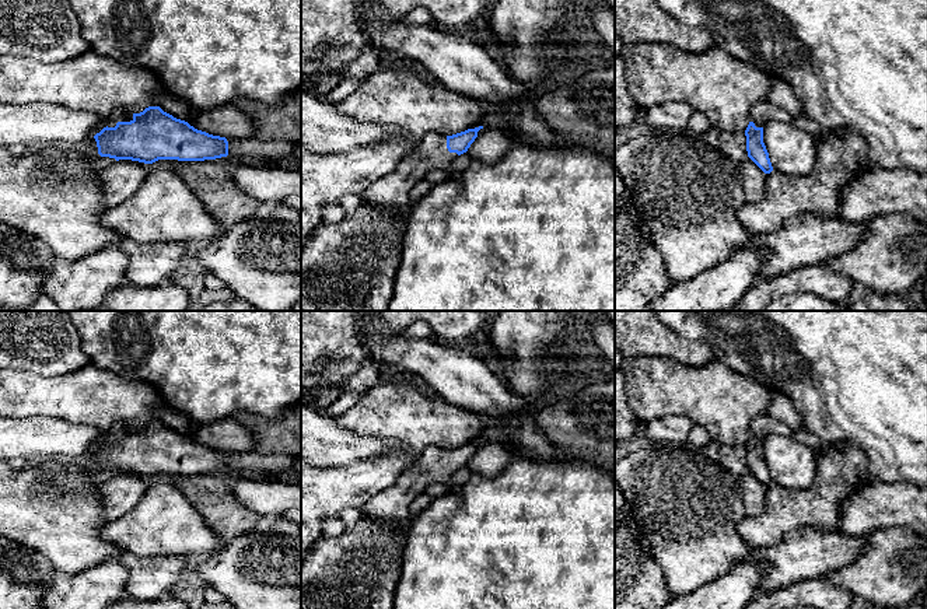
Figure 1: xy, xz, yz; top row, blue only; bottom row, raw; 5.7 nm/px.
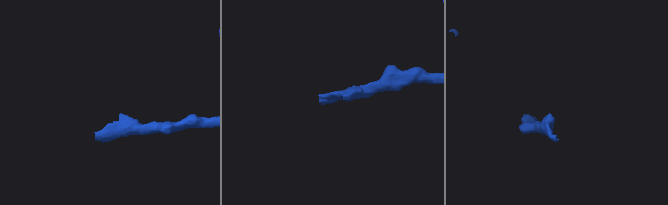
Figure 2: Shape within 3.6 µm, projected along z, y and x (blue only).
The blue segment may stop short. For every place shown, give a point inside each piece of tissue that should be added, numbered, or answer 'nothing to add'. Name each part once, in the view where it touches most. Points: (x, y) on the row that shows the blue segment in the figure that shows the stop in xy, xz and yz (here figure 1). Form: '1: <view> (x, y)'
1: xy (119, 115)

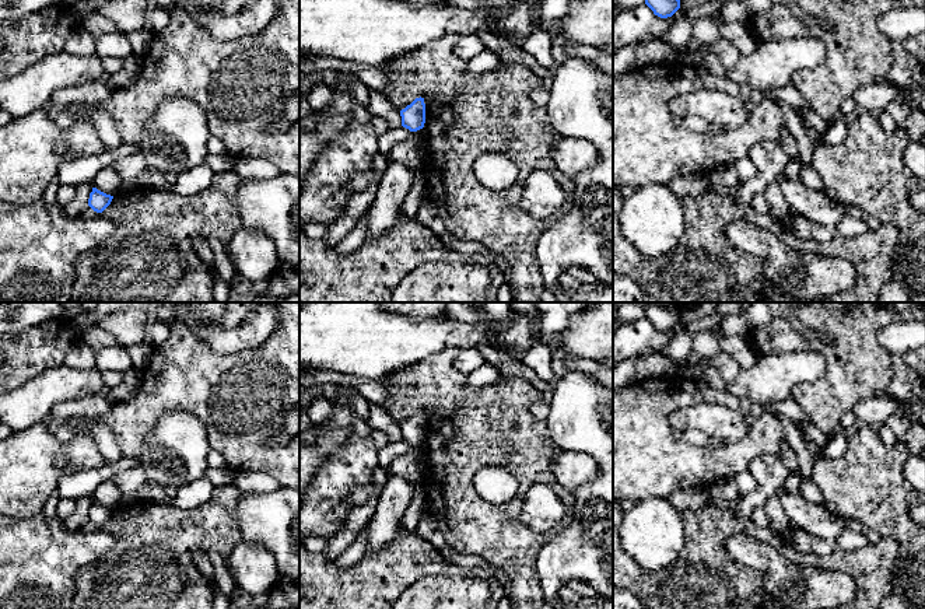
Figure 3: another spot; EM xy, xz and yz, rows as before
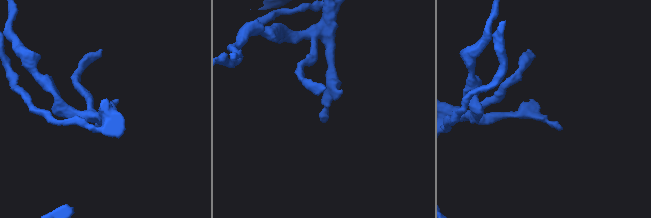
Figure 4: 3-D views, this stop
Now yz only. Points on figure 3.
nothing to add

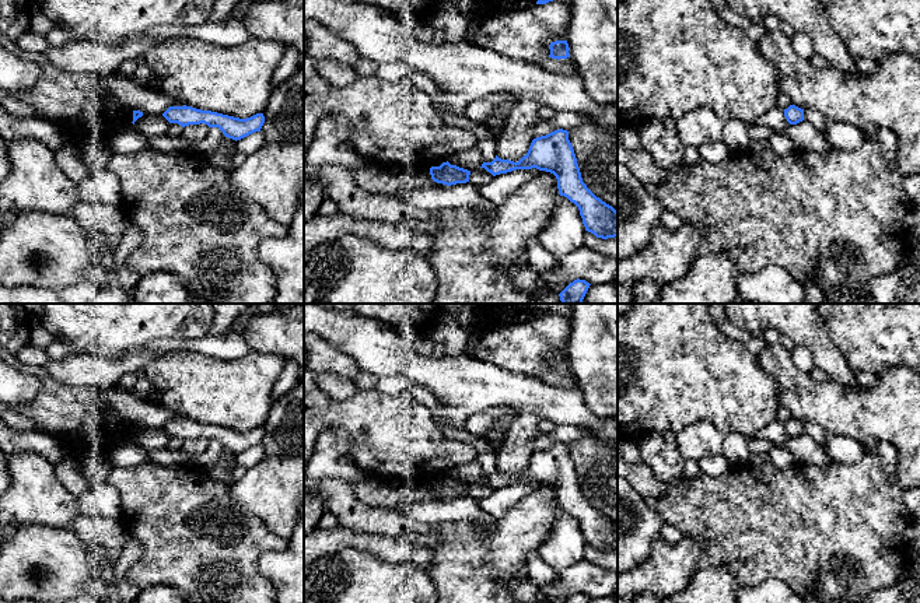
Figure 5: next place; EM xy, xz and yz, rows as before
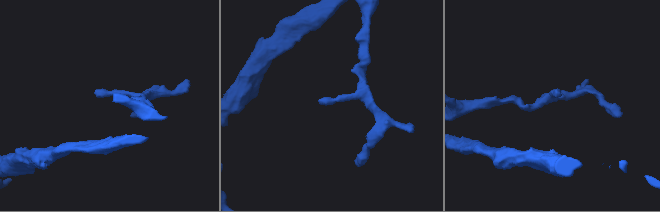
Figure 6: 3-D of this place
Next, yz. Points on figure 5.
nothing to add

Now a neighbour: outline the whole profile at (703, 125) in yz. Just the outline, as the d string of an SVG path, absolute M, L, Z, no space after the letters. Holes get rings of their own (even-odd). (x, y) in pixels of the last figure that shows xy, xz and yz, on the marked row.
M710 106L699 108L675 120L678 137L685 147L721 141L724 120Z

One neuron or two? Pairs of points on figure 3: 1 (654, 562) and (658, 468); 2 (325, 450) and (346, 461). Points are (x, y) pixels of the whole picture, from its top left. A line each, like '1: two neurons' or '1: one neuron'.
1: two neurons
2: two neurons

